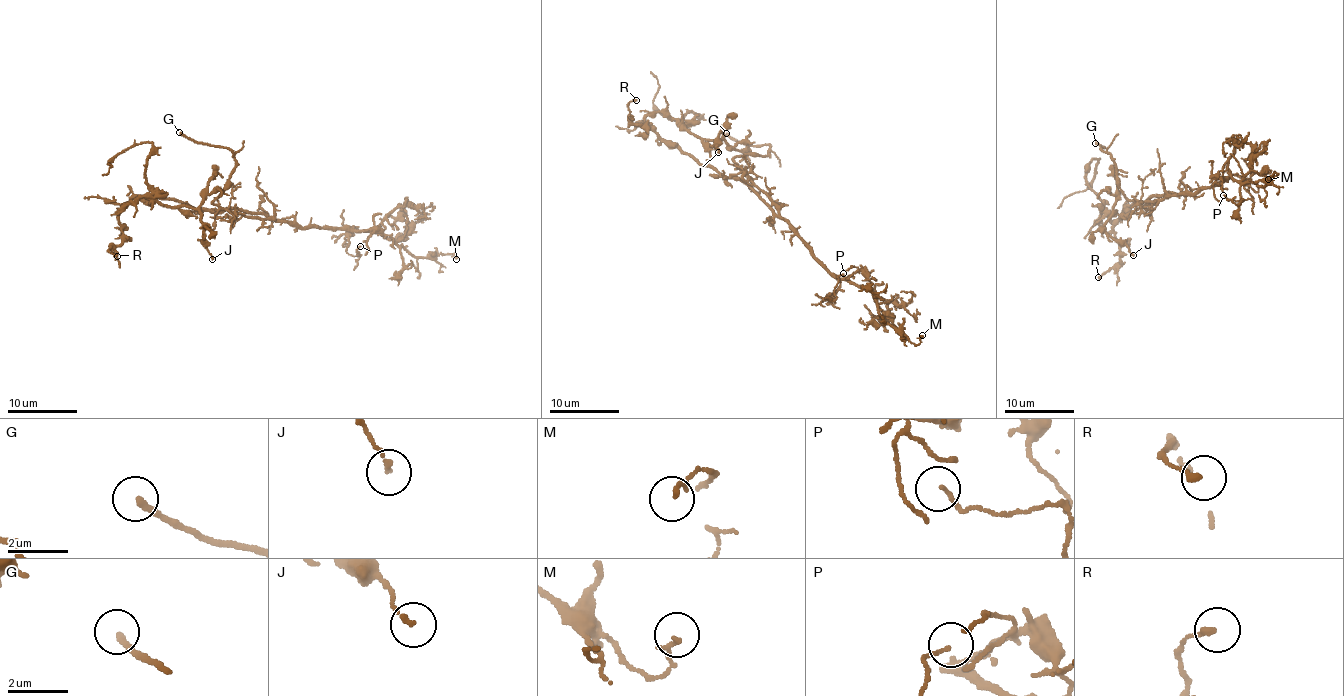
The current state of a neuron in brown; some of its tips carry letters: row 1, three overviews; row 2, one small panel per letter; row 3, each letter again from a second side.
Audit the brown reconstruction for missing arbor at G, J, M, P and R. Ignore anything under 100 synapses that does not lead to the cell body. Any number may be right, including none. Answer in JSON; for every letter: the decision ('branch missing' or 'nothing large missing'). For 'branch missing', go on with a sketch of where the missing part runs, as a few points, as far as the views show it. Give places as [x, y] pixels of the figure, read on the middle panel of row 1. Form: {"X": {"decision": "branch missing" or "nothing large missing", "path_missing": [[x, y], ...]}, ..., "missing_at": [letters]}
{"G": {"decision": "branch missing"}, "J": {"decision": "nothing large missing"}, "M": {"decision": "nothing large missing"}, "P": {"decision": "nothing large missing"}, "R": {"decision": "nothing large missing"}, "missing_at": ["G"]}

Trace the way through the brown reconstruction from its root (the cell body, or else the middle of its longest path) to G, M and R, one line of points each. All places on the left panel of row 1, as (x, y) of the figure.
G: (207, 211), (225, 215), (227, 211), (213, 202), (229, 177), (235, 155), (226, 147), (196, 143), (179, 132)
M: (207, 211), (231, 208), (267, 214), (304, 227), (378, 230), (415, 256), (435, 257), (454, 253), (456, 259)
R: (207, 211), (160, 198), (135, 198), (118, 216), (123, 241), (108, 250), (117, 256)

